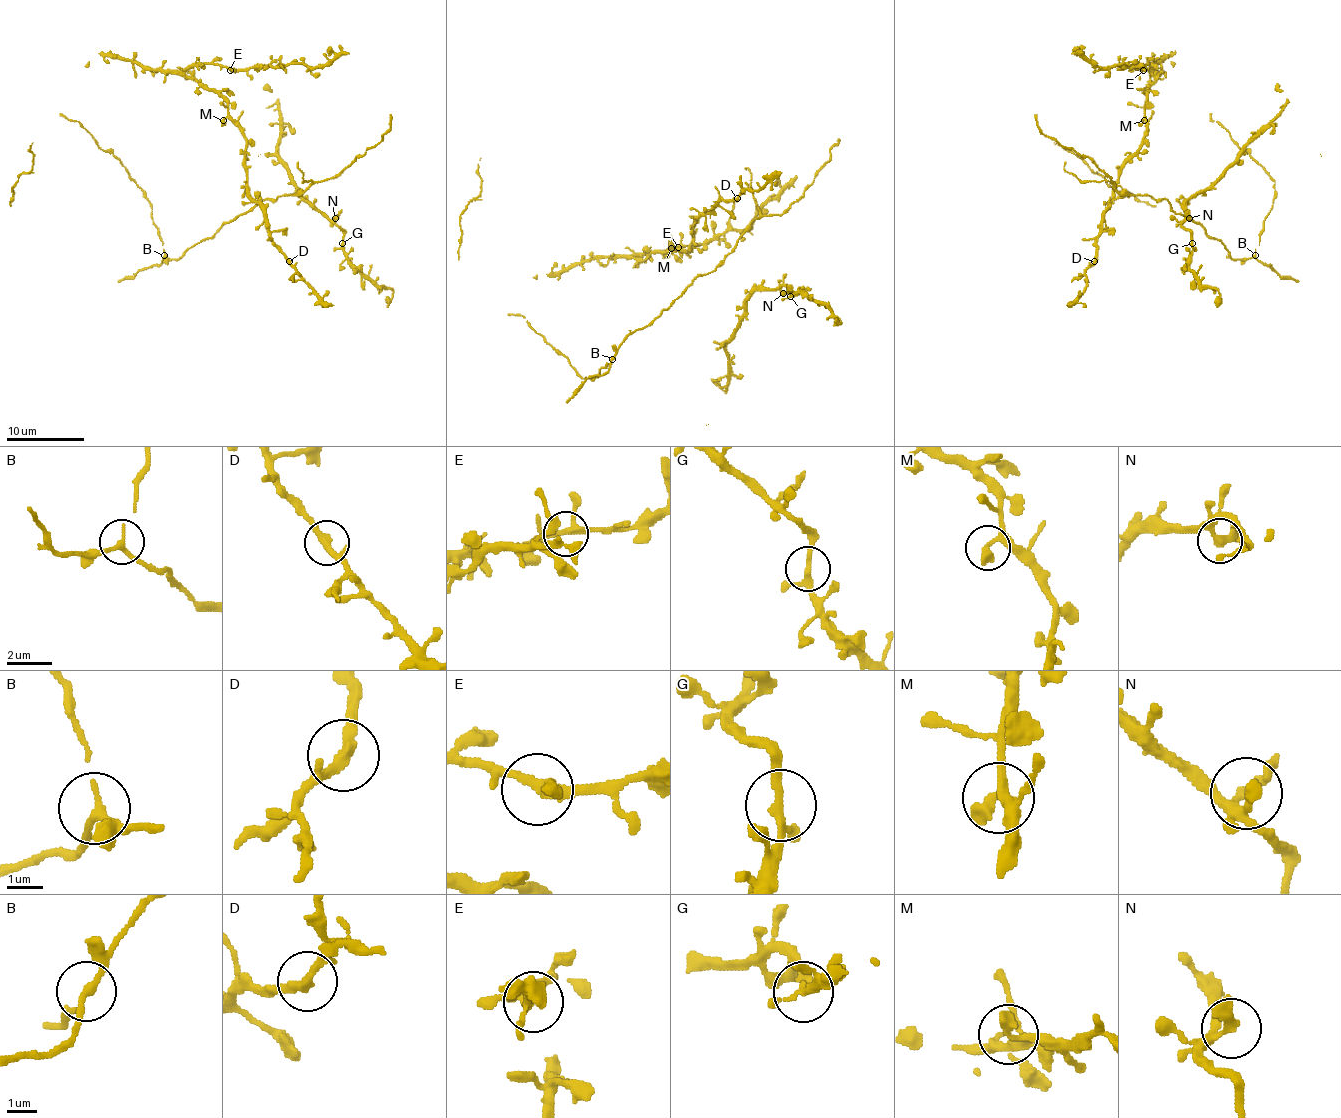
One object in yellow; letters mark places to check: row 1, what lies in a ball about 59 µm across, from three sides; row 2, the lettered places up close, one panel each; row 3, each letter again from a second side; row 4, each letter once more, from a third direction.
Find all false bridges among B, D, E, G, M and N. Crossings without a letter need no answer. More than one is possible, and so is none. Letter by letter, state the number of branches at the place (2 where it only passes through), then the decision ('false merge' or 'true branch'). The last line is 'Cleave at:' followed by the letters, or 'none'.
B: branches 3; true branch
D: branches 3; true branch
E: branches 3; true branch
G: branches 3; true branch
M: branches 2; true branch
N: branches 3; true branch
Cleave at: none

